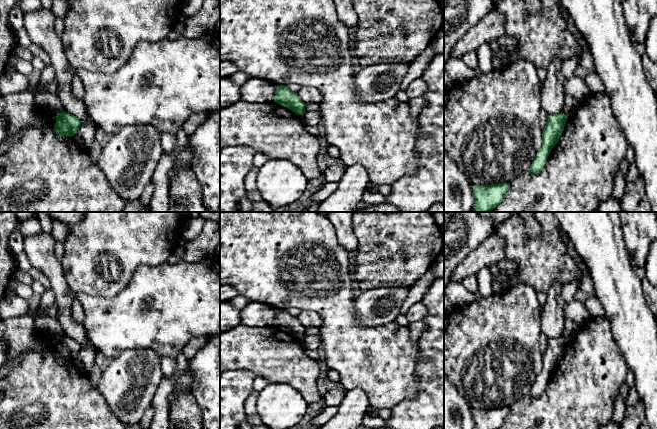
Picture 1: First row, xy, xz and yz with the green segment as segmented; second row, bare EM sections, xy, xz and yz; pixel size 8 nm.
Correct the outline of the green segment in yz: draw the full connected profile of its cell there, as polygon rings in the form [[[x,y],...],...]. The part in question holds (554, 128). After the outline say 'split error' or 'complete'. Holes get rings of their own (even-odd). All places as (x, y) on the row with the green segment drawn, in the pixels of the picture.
[[[563,113],[547,115],[547,124],[542,133],[542,146],[532,162],[529,172],[540,173],[544,168],[552,148],[559,142],[568,117]]]; complete

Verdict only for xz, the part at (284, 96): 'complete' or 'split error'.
complete

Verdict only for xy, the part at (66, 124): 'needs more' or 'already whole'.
already whole

